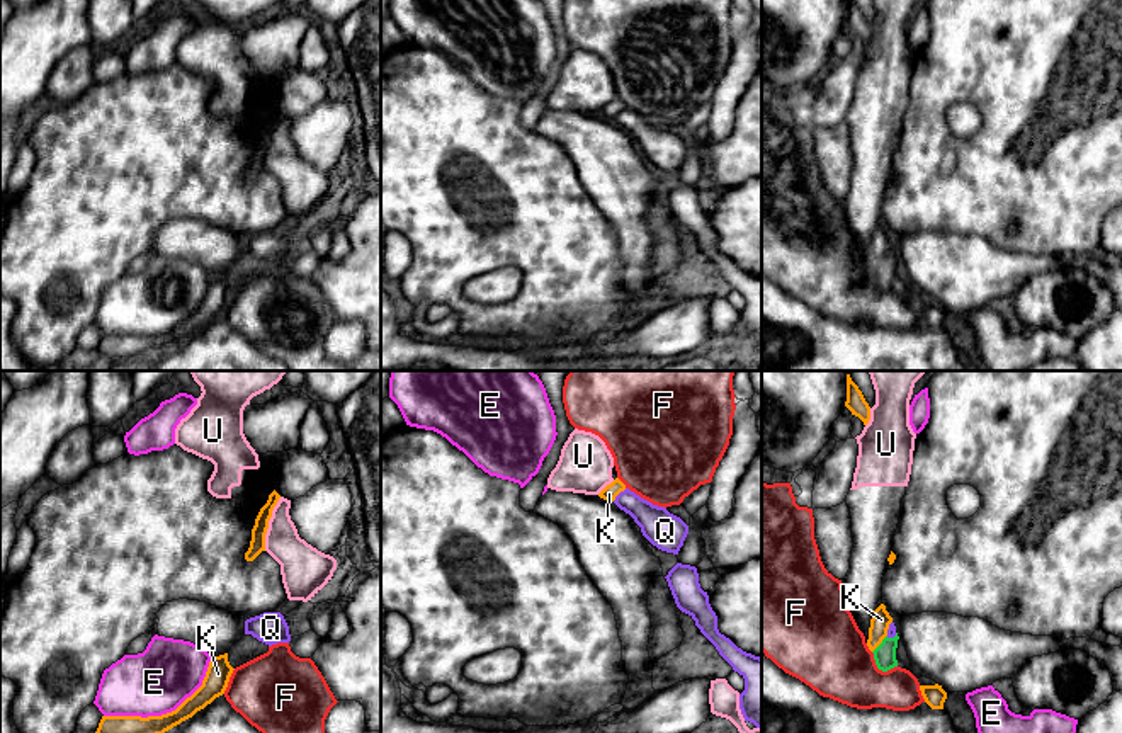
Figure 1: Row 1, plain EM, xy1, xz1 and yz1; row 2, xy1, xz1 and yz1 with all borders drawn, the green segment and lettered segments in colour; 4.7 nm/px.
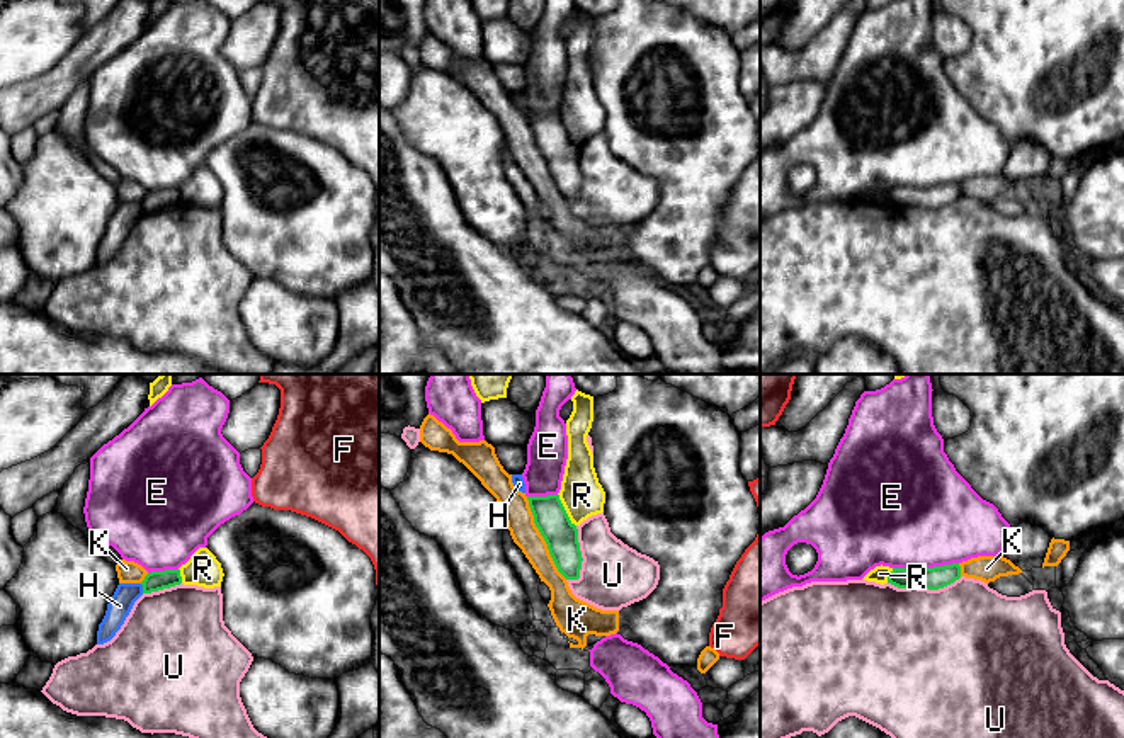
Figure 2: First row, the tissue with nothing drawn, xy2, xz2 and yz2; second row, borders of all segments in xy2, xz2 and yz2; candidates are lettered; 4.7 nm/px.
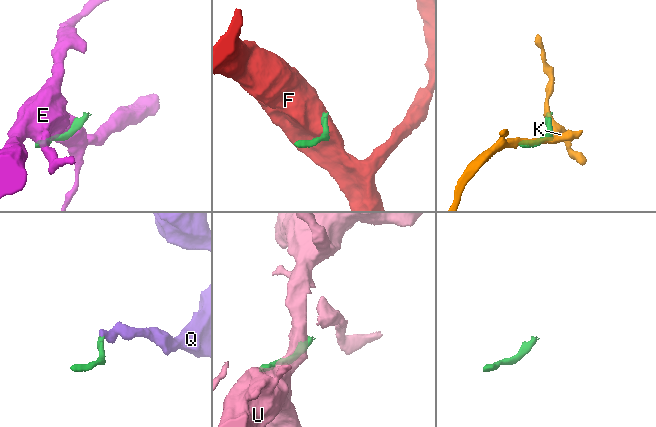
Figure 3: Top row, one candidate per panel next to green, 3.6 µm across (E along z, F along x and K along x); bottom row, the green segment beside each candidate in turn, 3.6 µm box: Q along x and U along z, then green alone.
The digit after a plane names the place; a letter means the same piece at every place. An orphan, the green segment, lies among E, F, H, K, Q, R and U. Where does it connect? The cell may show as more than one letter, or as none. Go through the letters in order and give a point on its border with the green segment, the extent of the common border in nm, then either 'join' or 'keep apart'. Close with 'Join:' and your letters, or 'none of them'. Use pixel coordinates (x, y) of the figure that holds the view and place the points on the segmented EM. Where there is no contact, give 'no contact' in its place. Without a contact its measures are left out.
E: meets green in yz2 at (925, 568); contact 320 nm long; keep apart
F: meets green in yz1 at (879, 669); contact 150 nm long; keep apart
H: meets green in xy2 at (143, 589); contact 50 nm long; keep apart
K: meets green in xz2 at (543, 536); contact 440 nm long; keep apart
Q: meets green in yz1 at (891, 638); contact 60 nm long; join
R: meets green in xz2 at (565, 510); contact 180 nm long; keep apart
U: meets green in yz2 at (924, 587); contact 360 nm long; keep apart
Join: Q

